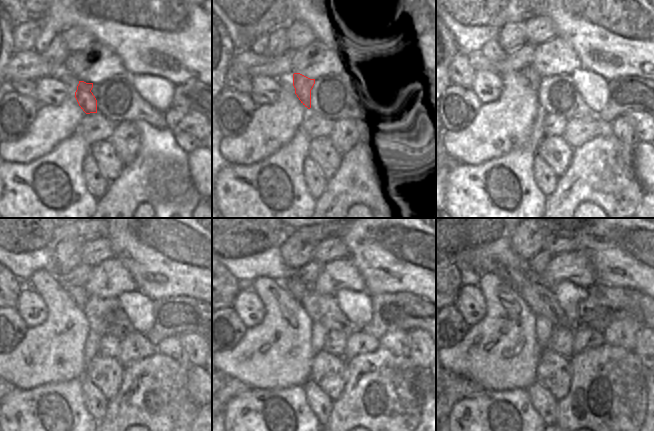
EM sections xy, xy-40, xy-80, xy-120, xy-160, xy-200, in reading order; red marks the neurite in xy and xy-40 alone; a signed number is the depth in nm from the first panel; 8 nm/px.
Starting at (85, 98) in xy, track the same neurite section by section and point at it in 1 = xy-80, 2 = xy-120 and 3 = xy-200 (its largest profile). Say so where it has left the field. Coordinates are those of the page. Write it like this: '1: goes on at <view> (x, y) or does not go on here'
1: goes on at xy-80 (530, 78)
2: goes on at xy-120 (79, 296)
3: goes on at xy-200 (518, 268)

